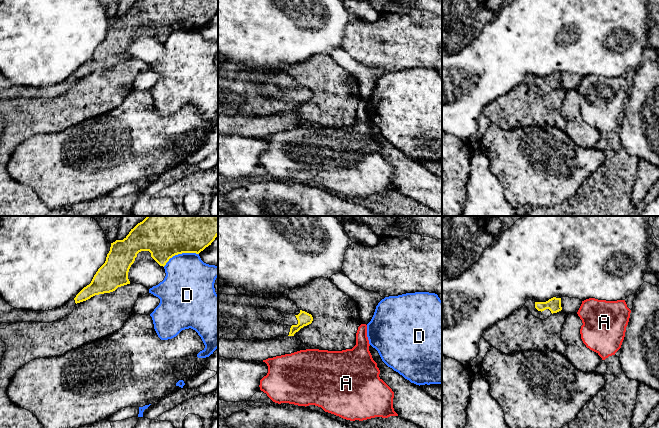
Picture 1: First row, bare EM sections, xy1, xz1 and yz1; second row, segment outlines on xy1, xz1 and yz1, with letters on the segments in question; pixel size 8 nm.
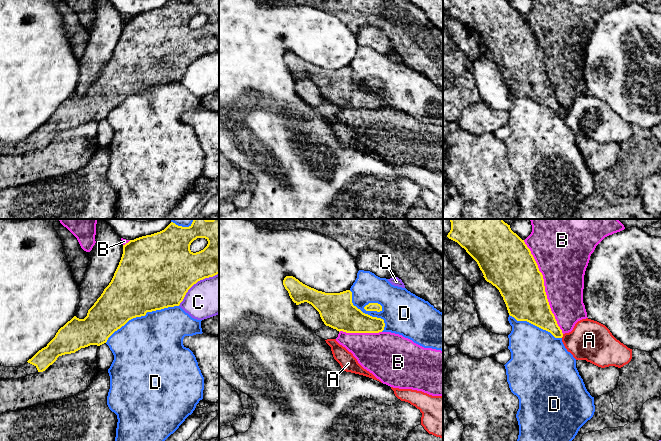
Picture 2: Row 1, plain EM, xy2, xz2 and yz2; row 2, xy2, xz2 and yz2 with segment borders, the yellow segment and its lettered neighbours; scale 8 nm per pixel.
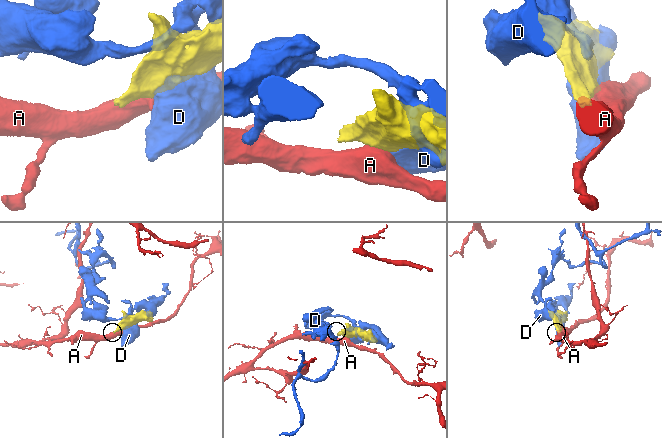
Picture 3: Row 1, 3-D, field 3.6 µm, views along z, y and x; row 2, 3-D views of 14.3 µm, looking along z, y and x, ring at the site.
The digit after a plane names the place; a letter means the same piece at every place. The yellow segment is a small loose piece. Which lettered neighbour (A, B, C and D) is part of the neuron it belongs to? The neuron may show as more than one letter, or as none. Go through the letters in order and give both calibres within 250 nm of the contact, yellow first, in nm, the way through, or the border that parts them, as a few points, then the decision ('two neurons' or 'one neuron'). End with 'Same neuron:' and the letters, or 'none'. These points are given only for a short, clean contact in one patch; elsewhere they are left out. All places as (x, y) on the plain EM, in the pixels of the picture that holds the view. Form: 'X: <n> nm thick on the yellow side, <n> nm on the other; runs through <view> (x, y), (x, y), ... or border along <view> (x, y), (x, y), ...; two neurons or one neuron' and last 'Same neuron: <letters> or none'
A: 190 nm thick on the yellow side, 320 nm on the other; border along yz2 (563, 110), (561, 113); two neurons
B: 380 nm thick on the yellow side, 380 nm on the other; two neurons
C: 460 nm thick on the yellow side, 300 nm on the other; two neurons
D: 460 nm thick on the yellow side, 480 nm on the other; two neurons
Same neuron: none

